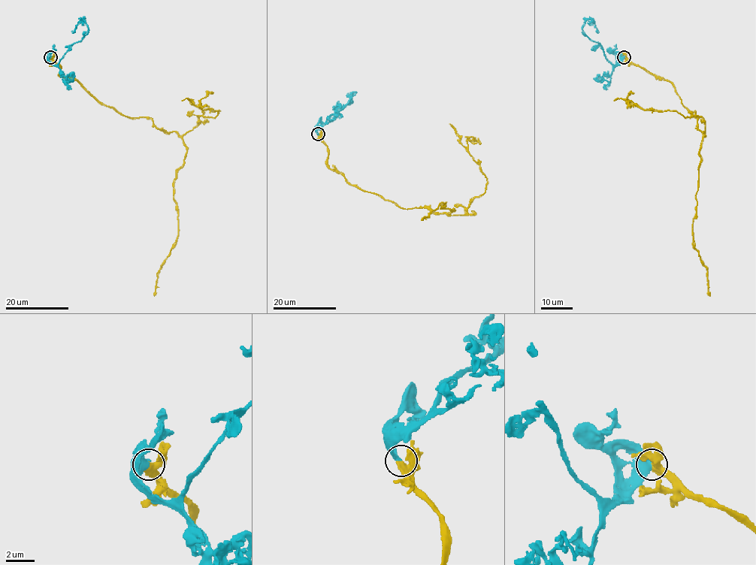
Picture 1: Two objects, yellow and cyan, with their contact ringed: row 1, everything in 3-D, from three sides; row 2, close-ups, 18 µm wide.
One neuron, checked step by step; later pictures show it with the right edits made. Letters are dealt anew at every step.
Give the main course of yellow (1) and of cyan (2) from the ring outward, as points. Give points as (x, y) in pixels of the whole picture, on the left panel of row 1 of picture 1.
1: (50, 56), (60, 75), (125, 116), (150, 118), (185, 147), (173, 182), (178, 238), (154, 296)
2: (50, 56), (49, 61), (52, 64), (58, 63), (87, 33), (88, 25), (84, 20), (71, 31)

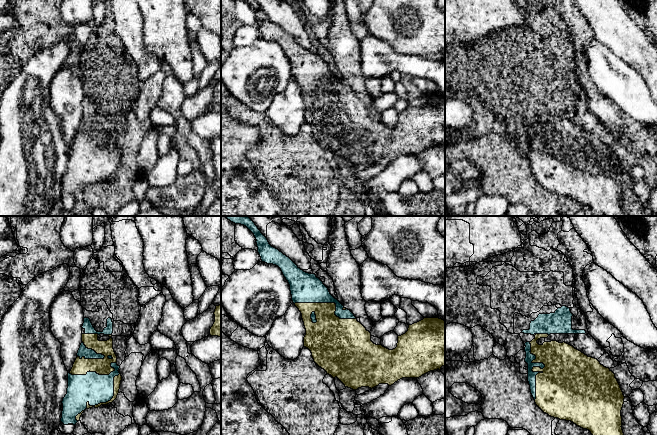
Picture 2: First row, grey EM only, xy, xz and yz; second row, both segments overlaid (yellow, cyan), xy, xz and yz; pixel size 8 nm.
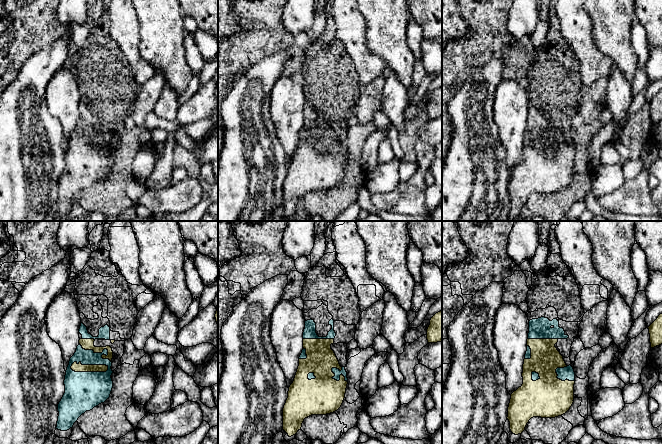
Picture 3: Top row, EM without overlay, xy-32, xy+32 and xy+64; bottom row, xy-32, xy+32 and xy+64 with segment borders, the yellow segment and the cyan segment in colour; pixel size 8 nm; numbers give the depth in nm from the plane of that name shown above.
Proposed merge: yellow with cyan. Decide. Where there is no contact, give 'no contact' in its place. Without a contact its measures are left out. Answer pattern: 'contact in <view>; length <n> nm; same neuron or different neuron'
contact in yz; length 460 nm; same neuron

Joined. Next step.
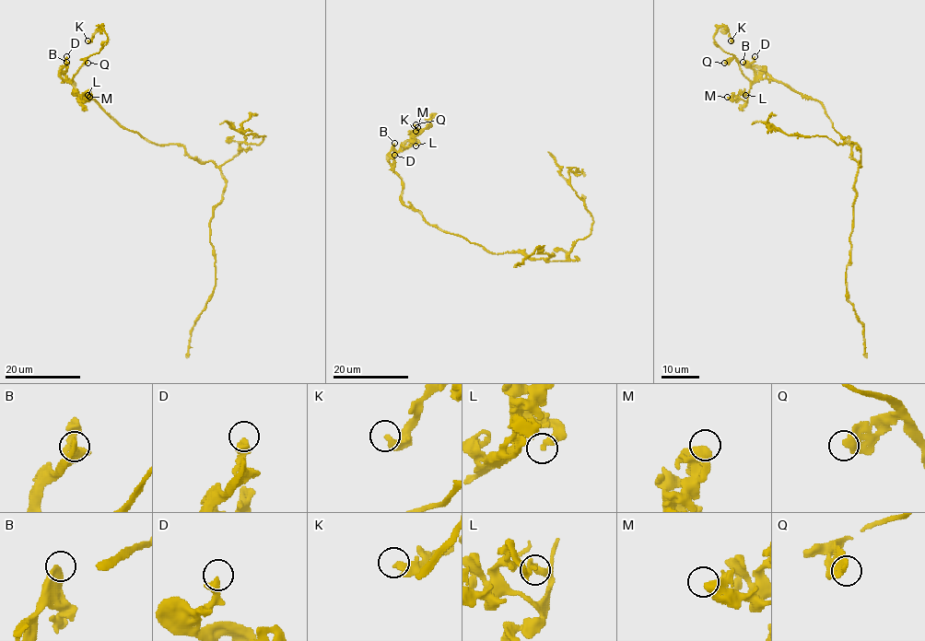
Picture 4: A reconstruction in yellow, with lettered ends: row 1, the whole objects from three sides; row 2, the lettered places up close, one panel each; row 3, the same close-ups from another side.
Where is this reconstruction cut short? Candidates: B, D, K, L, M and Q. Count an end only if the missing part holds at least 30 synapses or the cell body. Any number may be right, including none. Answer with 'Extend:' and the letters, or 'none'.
Extend: none

